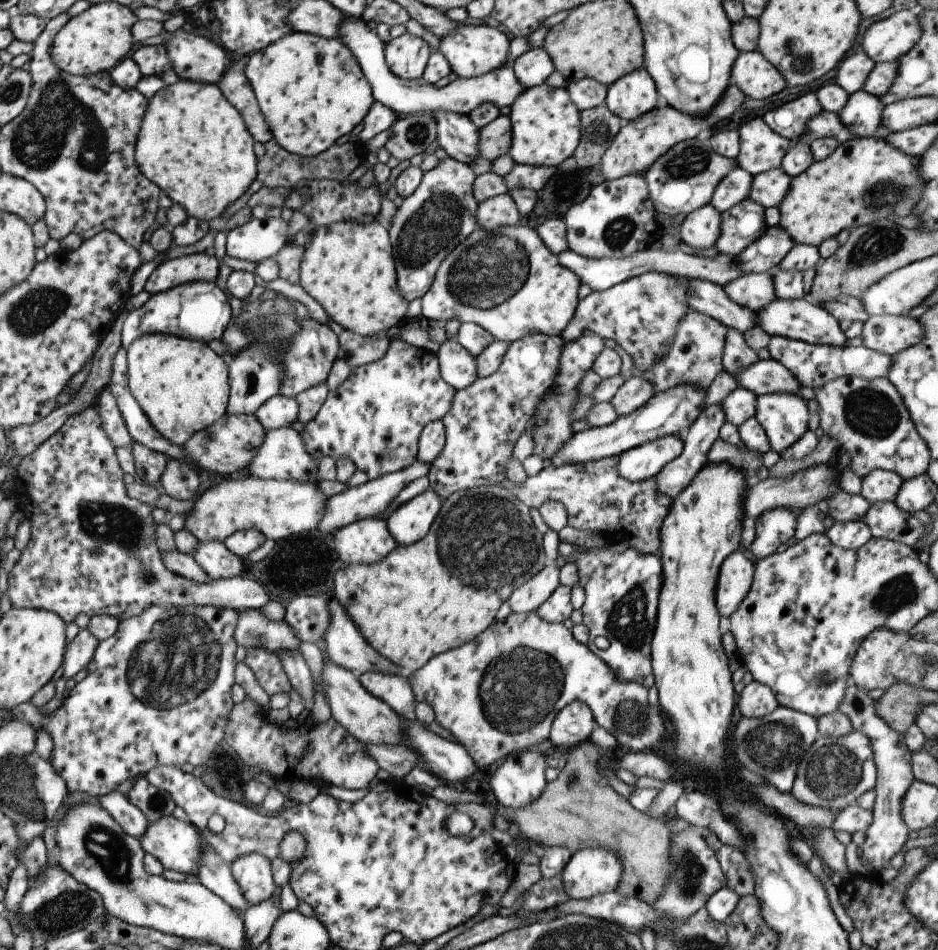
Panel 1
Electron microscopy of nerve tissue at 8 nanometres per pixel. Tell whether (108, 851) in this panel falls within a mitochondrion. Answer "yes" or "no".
yes

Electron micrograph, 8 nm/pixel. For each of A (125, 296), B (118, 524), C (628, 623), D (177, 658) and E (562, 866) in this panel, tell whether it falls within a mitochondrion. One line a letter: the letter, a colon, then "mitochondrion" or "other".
A: other
B: mitochondrion
C: mitochondrion
D: mitochondrion
E: other

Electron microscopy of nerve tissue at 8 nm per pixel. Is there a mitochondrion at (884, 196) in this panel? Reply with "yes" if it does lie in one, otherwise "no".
yes

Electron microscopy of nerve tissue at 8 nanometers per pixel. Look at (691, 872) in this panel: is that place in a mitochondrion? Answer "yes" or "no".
yes

